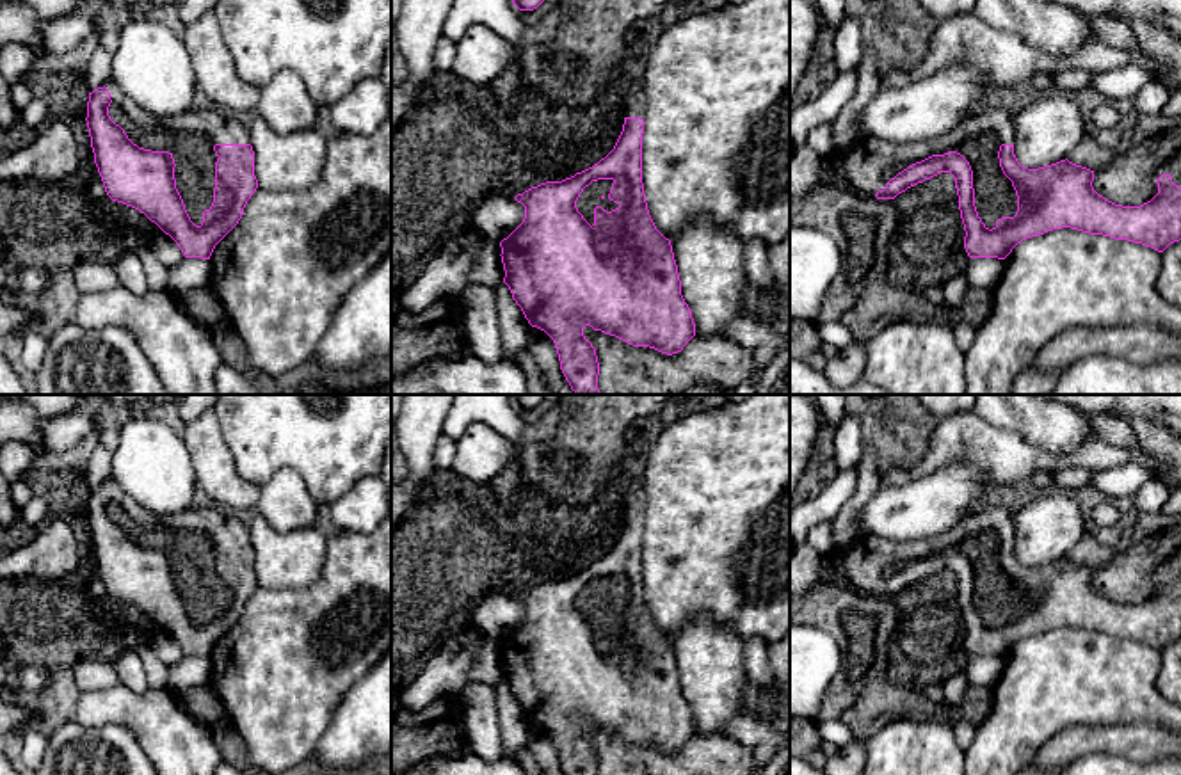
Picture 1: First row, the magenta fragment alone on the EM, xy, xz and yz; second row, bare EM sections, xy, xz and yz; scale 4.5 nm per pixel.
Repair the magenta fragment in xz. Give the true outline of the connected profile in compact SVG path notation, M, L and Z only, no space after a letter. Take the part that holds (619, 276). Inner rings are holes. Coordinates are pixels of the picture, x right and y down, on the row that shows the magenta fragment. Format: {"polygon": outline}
{"polygon": "M639 62L630 64L617 80L623 85L623 132L614 149L592 167L562 181L546 181L518 194L525 206L523 222L500 242L503 283L532 327L544 331L555 343L560 370L574 395L599 395L599 363L583 327L615 336L633 347L649 347L672 356L695 336L692 311L681 295L681 281L671 240L655 226L642 183L642 133L646 84Z"}

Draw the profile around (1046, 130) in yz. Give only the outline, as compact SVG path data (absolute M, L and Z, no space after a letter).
M1049 92L1024 107L1014 121L1014 155L1028 169L1065 160L1090 130L1074 94Z

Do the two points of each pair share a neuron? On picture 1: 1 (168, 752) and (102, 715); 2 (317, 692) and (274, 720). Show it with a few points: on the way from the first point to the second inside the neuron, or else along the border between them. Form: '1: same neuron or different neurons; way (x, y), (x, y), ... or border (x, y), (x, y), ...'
1: same neuron; way (152, 736), (130, 715), (118, 715)
2: same neuron; way (306, 692), (285, 710)

